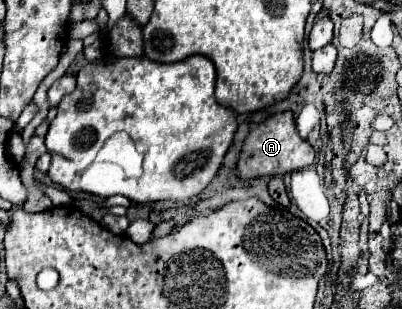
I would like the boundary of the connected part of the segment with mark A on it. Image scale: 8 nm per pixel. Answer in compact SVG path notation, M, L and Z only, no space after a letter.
M292 112L274 114L248 134L238 162L238 172L244 172L244 174L238 174L238 176L242 180L252 180L262 176L278 176L294 170L302 170L314 162L314 154L316 154L314 148L304 138L300 138Z

